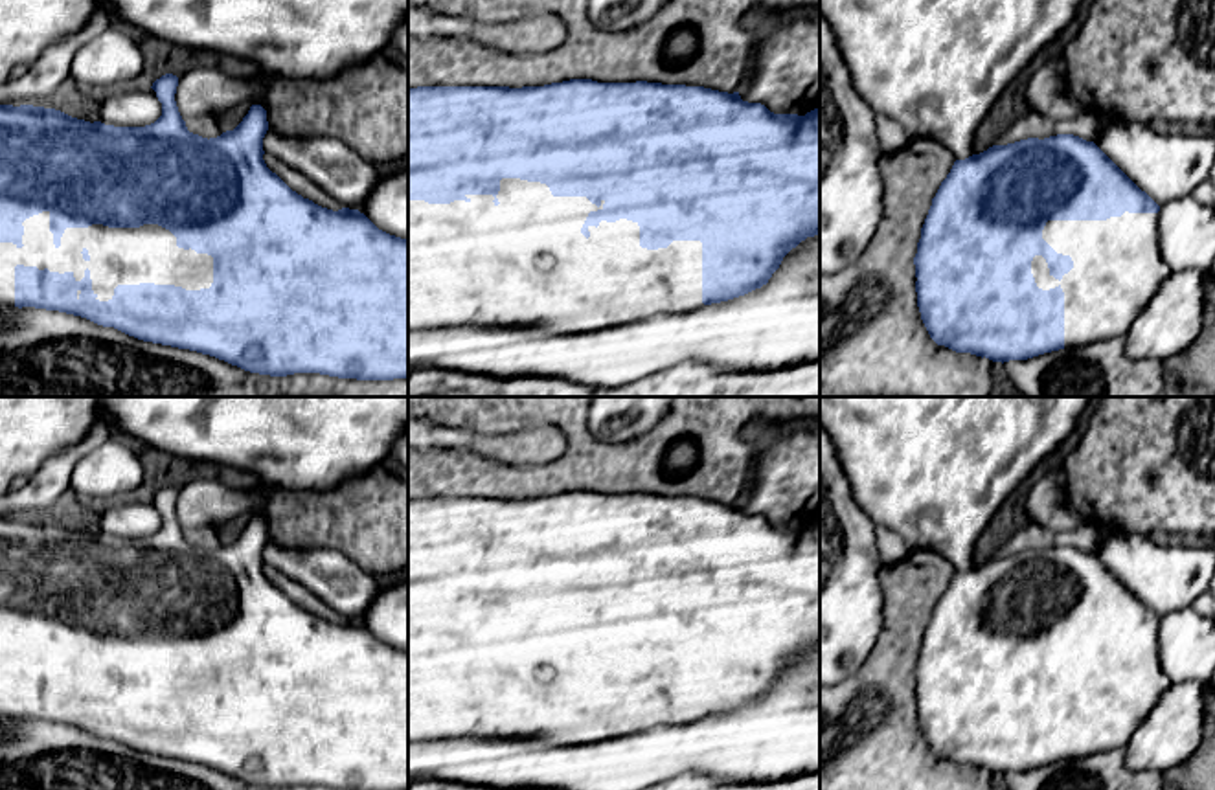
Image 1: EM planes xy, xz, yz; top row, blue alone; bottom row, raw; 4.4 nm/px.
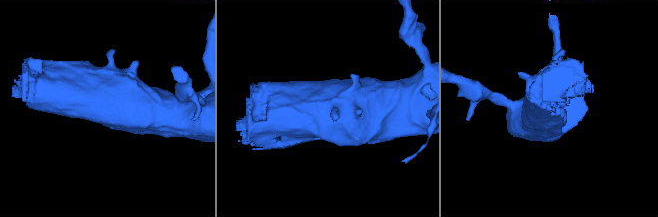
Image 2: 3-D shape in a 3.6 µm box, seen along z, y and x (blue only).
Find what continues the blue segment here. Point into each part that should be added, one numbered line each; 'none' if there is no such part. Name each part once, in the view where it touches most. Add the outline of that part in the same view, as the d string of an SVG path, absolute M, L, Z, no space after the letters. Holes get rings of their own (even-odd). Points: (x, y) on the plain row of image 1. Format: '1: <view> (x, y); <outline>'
1: xy (118, 667); M50 623L26 630L22 638L22 660L0 654L0 718L15 718L17 676L72 683L75 693L88 680L99 713L112 711L118 696L154 694L200 702L213 694L213 669L178 660L176 649L158 636L66 639L59 660L50 643Z

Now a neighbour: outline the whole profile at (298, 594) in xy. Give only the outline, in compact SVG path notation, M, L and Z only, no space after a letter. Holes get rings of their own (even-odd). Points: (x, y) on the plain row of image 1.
M265 564L263 571L272 584L276 584L292 603L296 603L303 610L309 610L314 615L333 623L342 621L342 617L327 603L324 603L316 593L298 584L290 577L283 575L279 570Z

